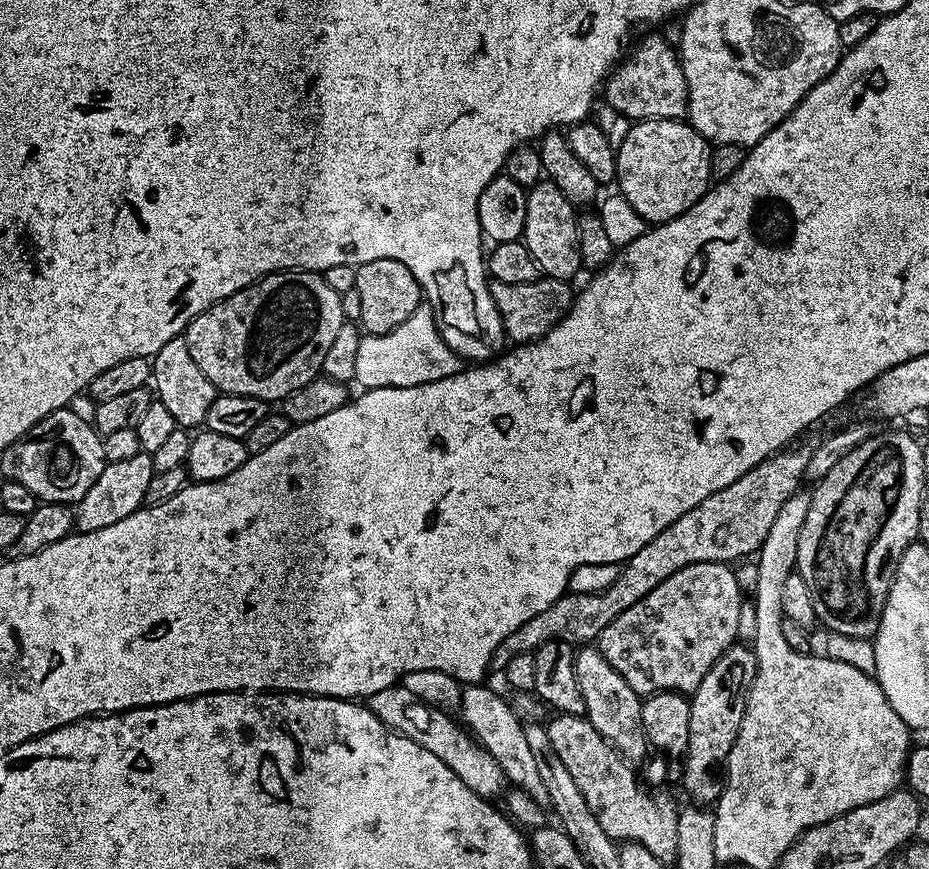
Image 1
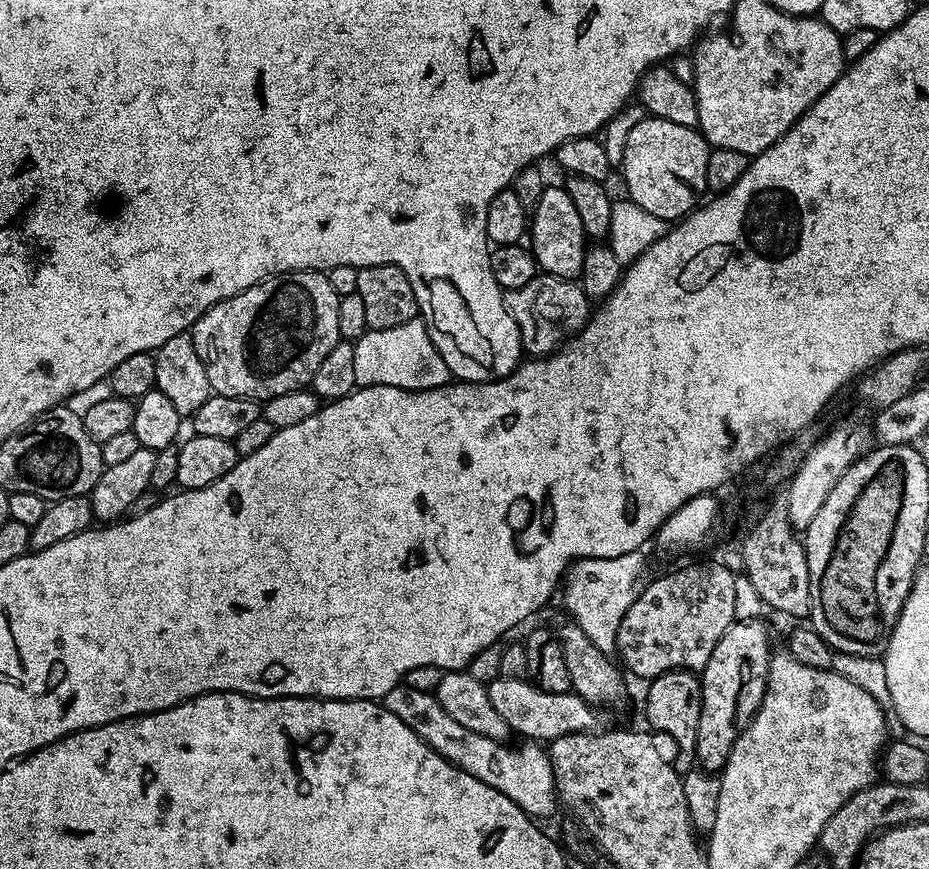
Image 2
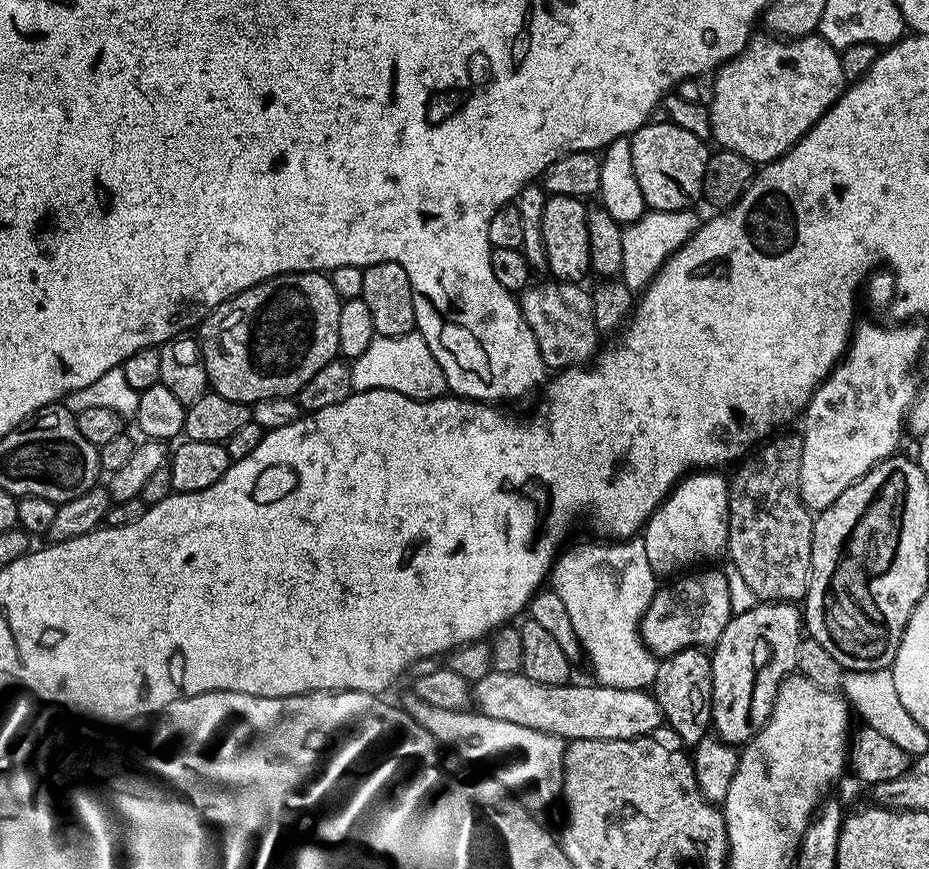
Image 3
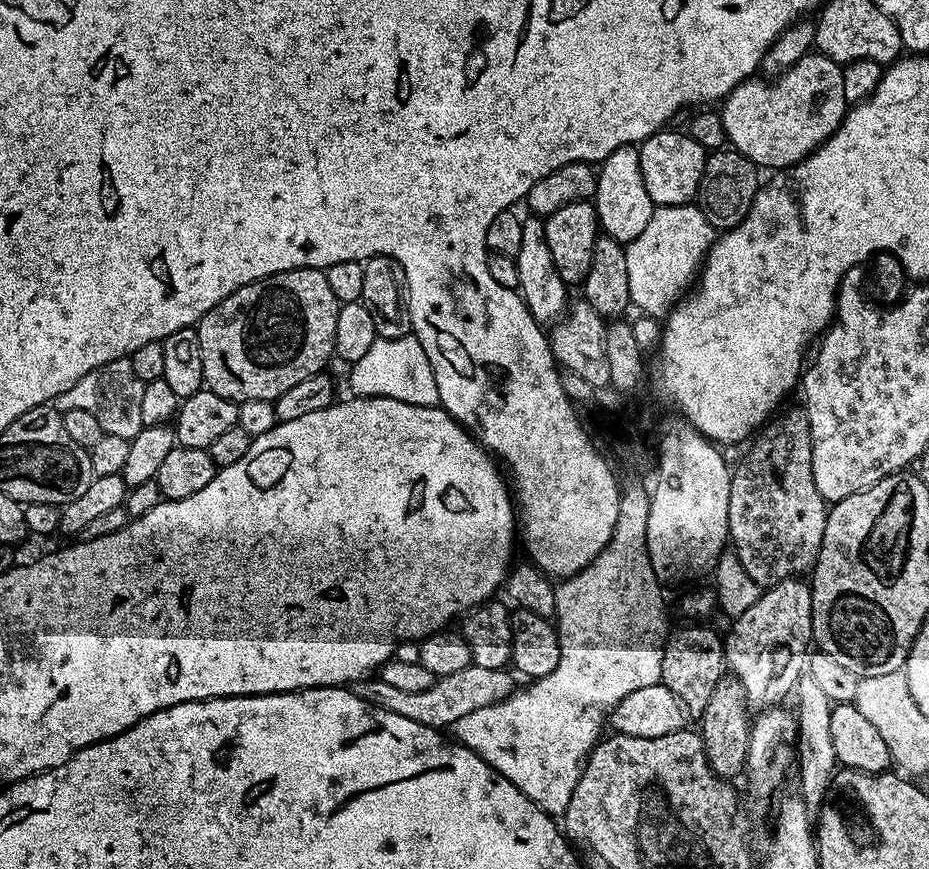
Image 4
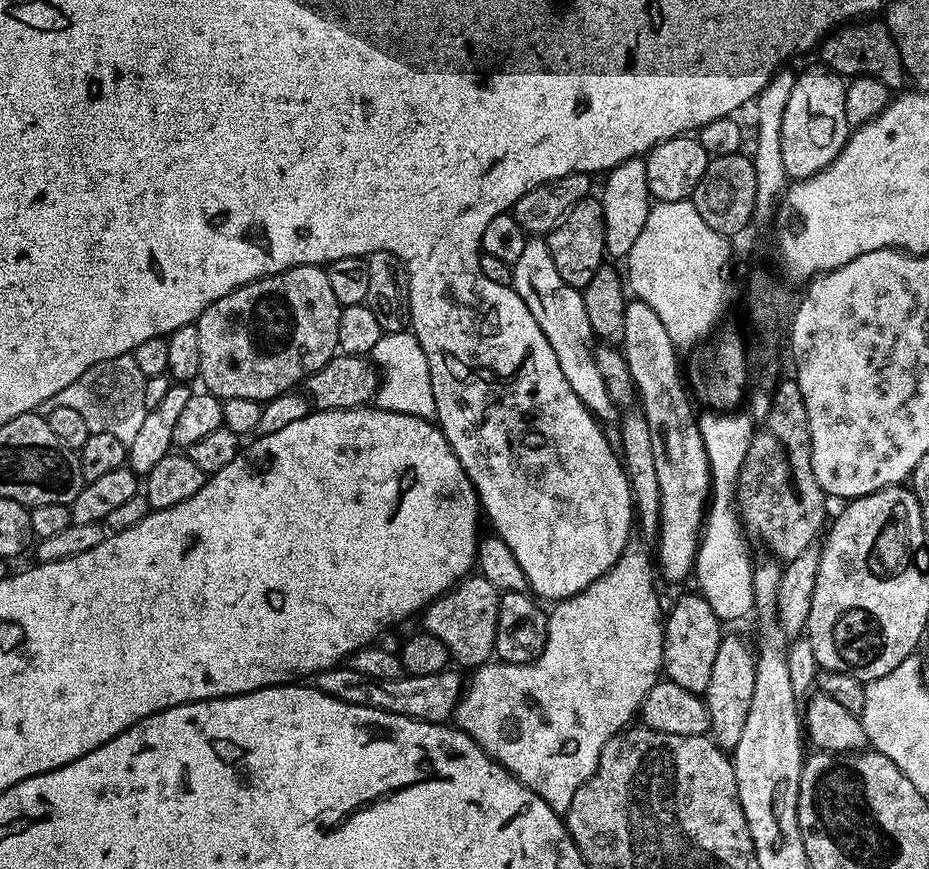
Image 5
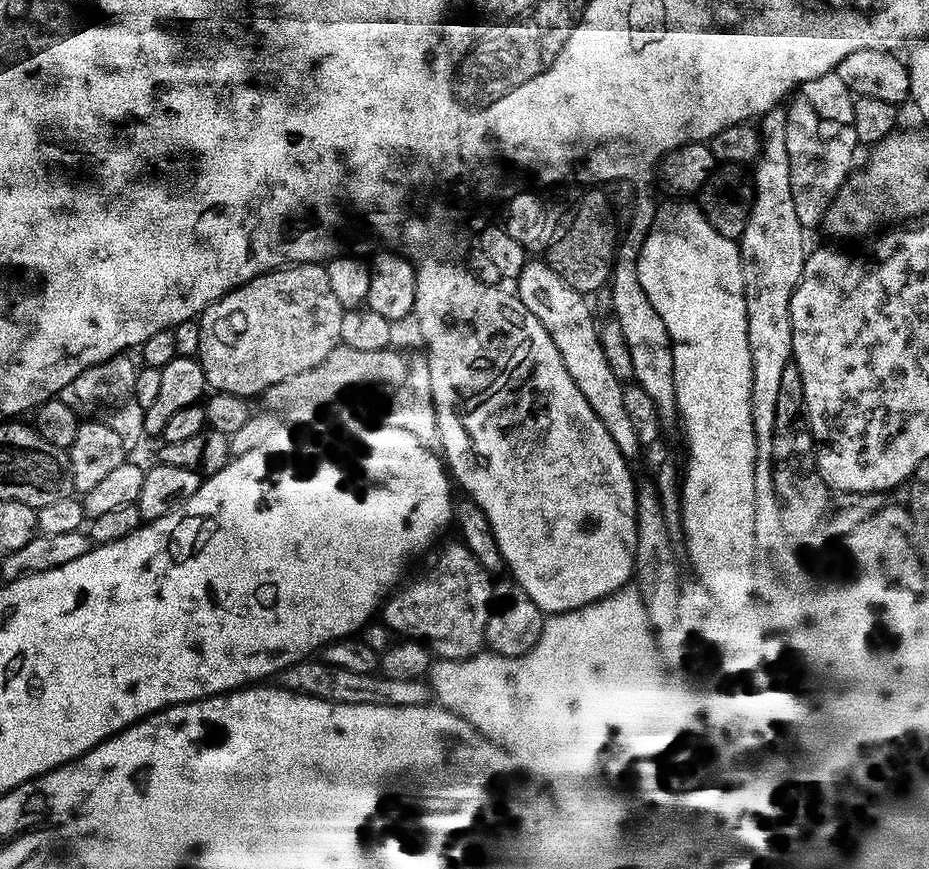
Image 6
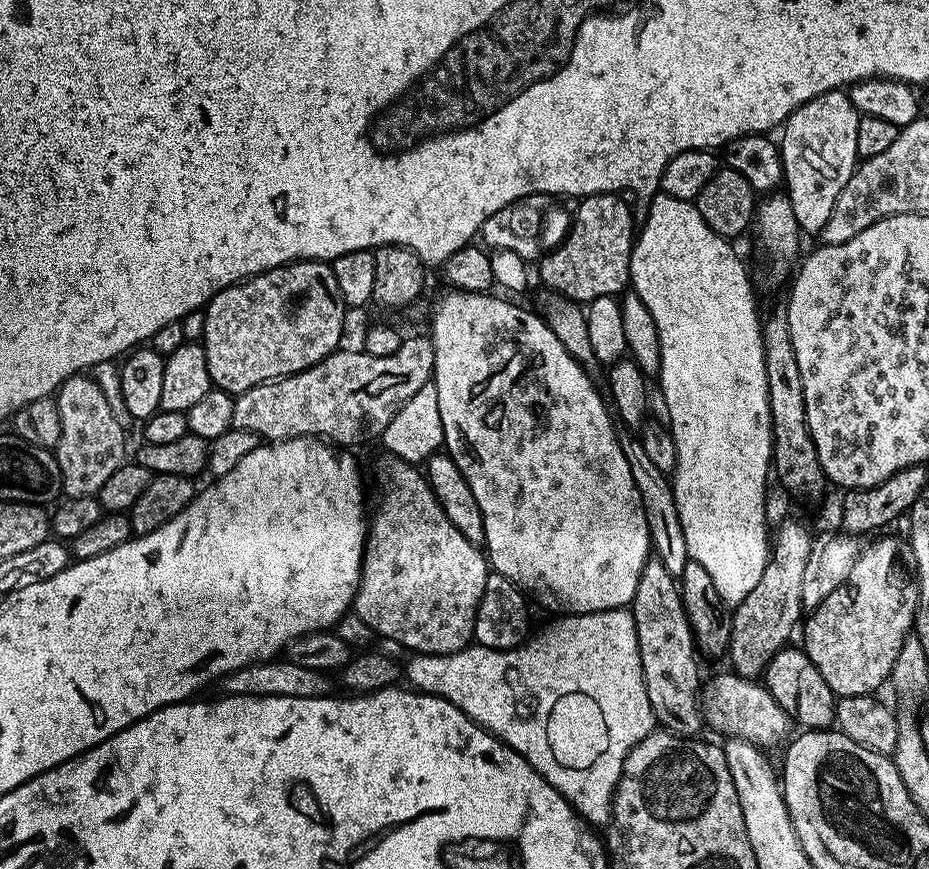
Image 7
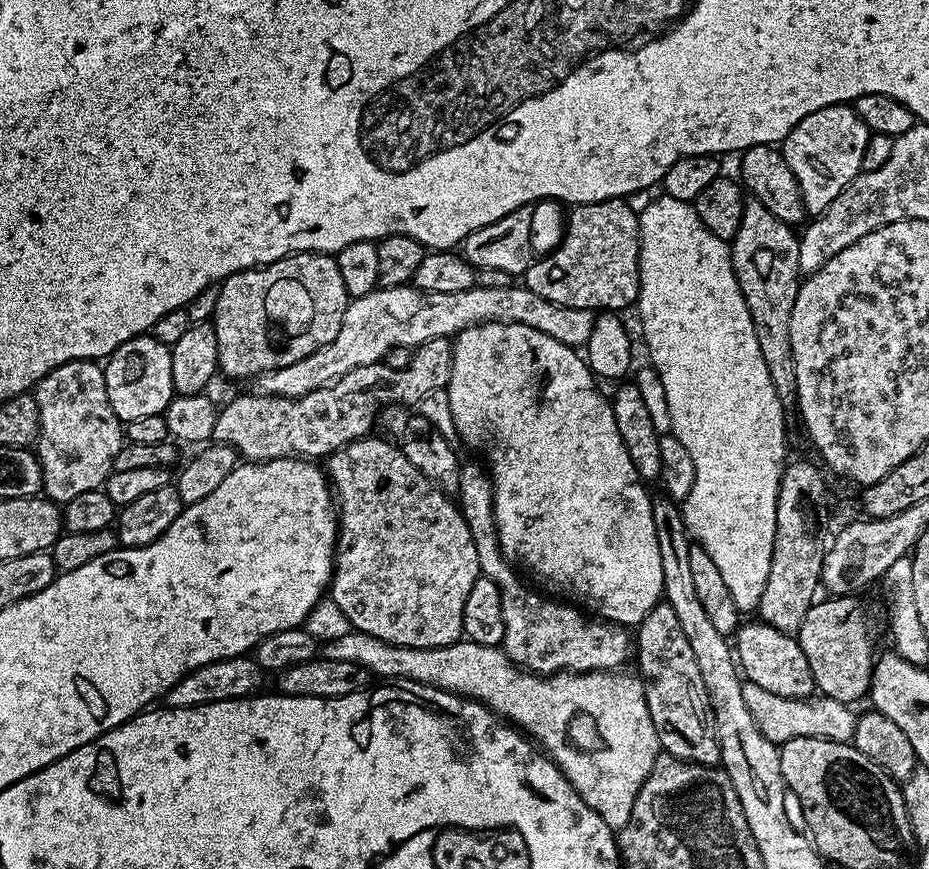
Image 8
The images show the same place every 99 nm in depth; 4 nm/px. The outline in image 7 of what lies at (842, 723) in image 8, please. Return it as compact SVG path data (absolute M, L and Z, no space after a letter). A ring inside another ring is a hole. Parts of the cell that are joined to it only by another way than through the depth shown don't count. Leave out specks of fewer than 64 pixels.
M728 670L714 677L709 684L707 681L702 692L702 715L709 729L712 727L716 732L725 732L723 735L728 738L749 740L765 750L770 750L780 739L783 741L789 735L789 716L782 706L778 706L778 702L774 702L763 683L737 676Z

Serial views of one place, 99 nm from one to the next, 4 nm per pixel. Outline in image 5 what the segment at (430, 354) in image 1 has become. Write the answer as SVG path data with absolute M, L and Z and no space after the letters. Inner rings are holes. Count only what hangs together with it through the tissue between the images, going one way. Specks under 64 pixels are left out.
M405 330L383 333L370 353L370 359L380 373L380 387L374 397L375 407L387 412L410 414L423 420L435 417L436 403L430 366L415 332Z

